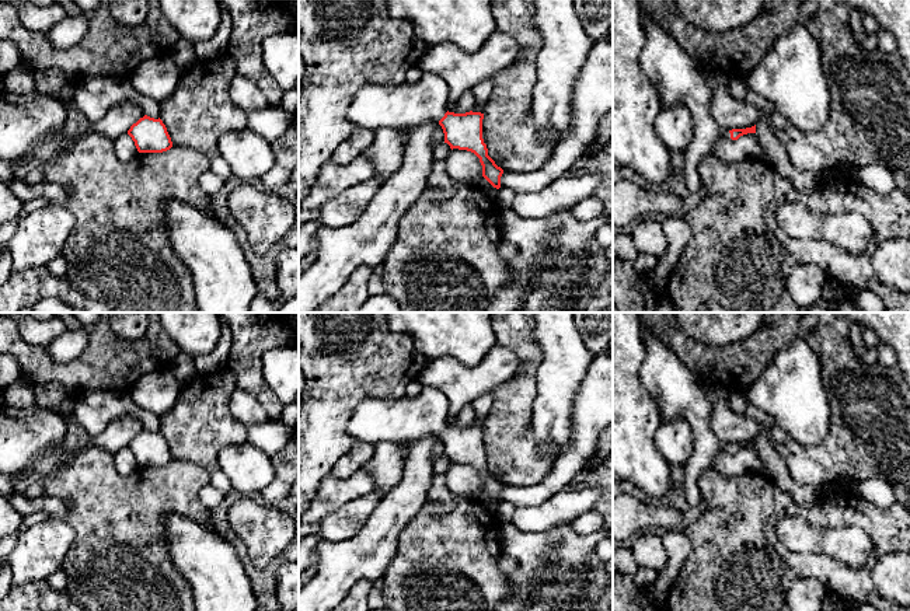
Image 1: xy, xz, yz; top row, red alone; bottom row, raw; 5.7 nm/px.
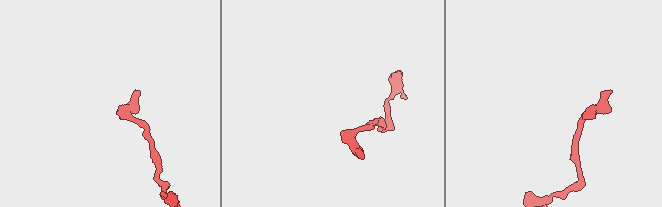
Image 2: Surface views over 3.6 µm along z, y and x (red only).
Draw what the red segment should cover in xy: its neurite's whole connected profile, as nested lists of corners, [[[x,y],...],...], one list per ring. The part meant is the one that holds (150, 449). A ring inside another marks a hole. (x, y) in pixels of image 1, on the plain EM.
[[[144,429],[130,440],[128,448],[139,467],[163,467],[172,461],[171,451],[160,432]]]

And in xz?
[[[422,387],[415,398],[366,398],[351,415],[346,433],[360,443],[404,443],[428,434],[437,436],[450,462],[474,467],[482,479],[482,490],[501,502],[503,483],[488,469],[482,453],[481,426],[447,425],[449,399],[435,387]]]

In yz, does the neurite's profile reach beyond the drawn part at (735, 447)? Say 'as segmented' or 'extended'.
extended

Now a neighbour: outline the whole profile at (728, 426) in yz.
[[[704,383],[702,387],[712,405],[711,429],[721,443],[746,443],[757,437],[759,423],[731,408],[729,387],[714,383]]]

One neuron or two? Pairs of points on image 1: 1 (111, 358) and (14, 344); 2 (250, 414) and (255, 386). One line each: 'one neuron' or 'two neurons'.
1: one neuron
2: two neurons

